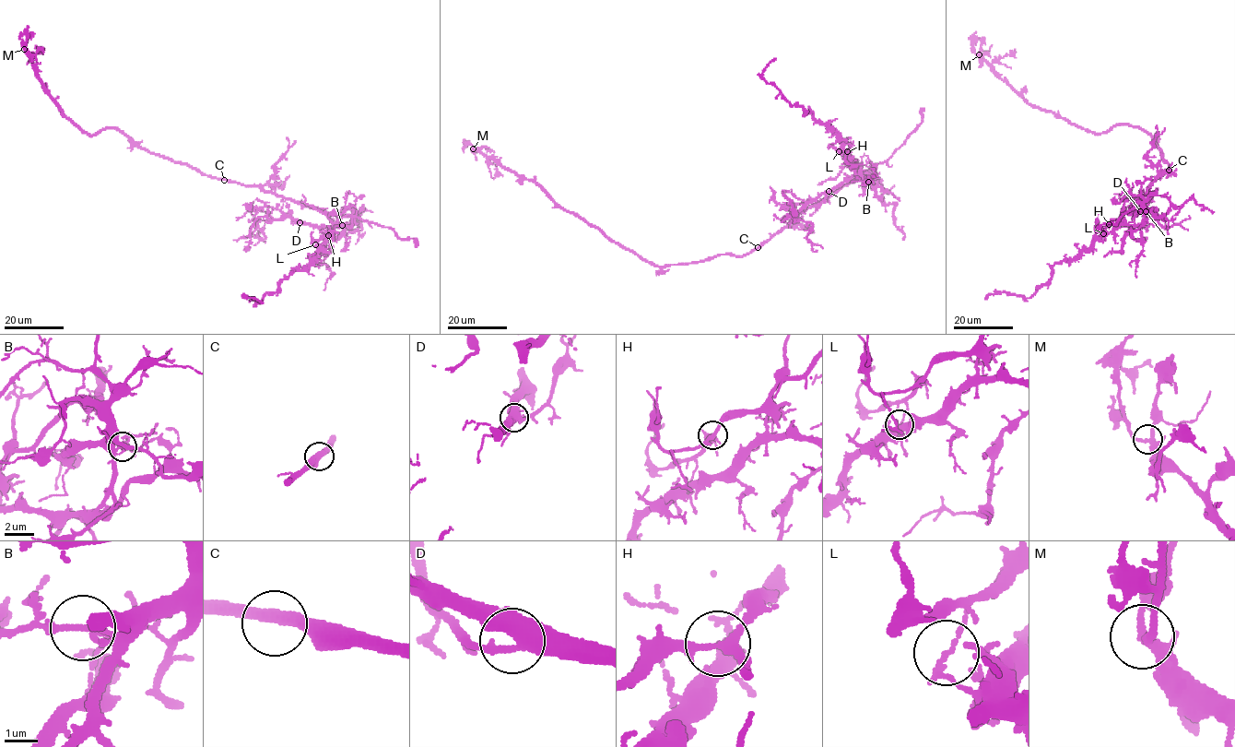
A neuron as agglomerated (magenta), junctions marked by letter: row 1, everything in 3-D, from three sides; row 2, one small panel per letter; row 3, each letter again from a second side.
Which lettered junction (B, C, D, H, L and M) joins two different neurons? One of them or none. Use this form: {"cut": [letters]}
{"cut": ["L"]}

